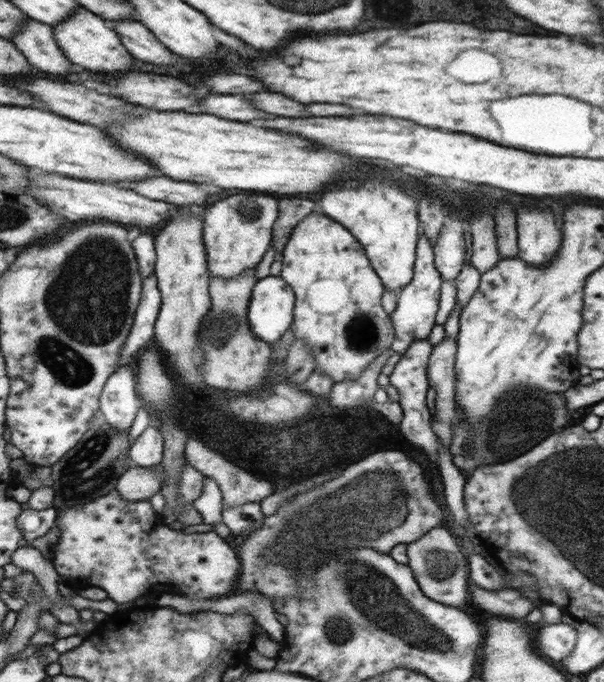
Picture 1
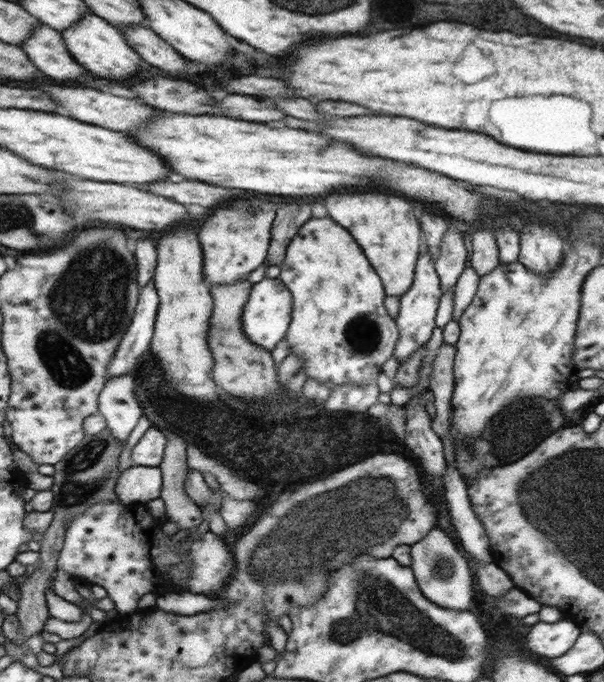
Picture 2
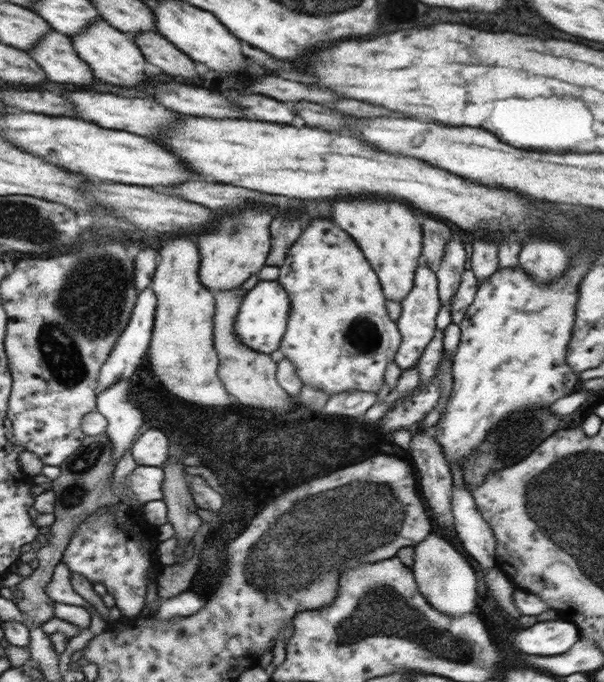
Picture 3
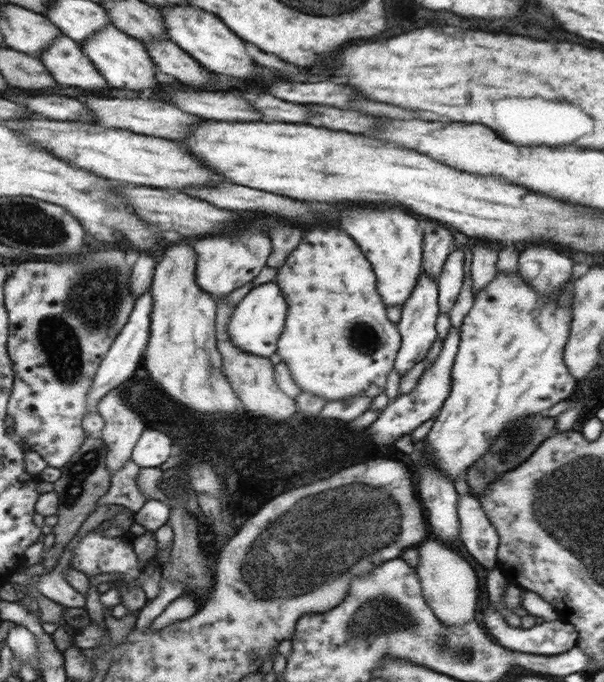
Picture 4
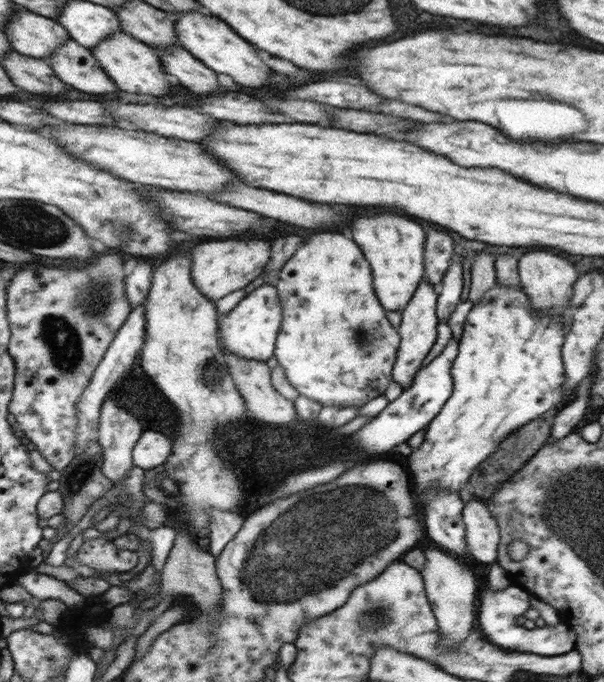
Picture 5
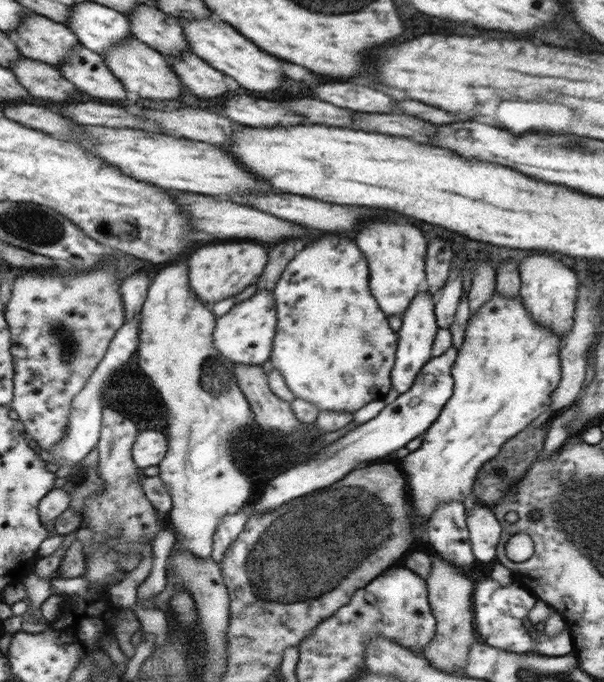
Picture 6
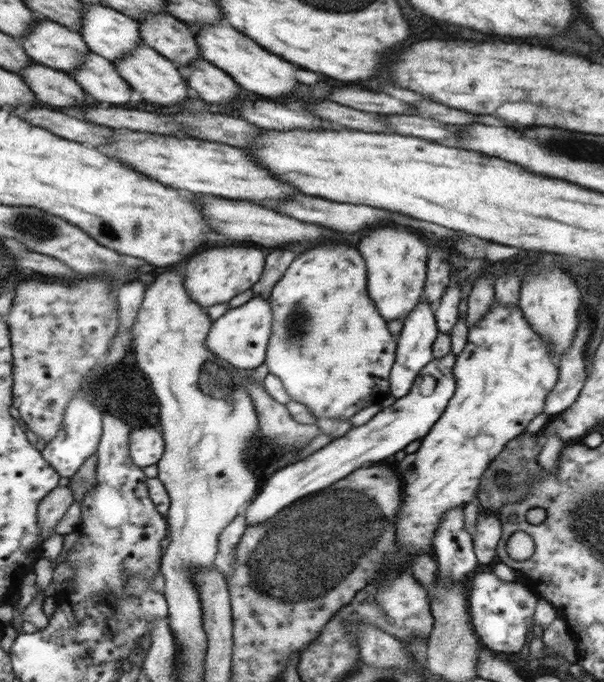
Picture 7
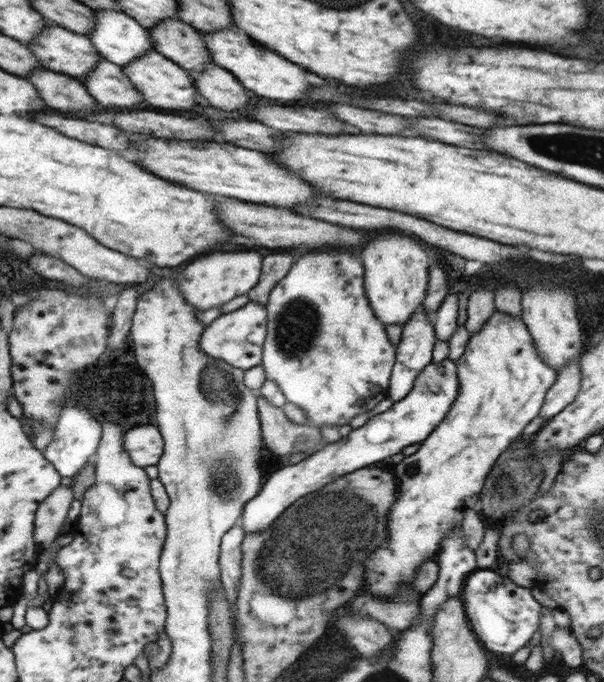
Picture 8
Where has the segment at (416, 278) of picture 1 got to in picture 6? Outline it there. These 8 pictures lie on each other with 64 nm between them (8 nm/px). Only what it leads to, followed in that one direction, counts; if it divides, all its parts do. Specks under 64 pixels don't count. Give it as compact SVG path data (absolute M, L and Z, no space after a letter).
M420 291L408 308L402 314L402 324L399 330L399 345L397 346L395 364L391 370L391 378L394 390L404 394L416 380L420 369L432 358L430 350L434 344L439 327L435 315L435 297L428 291Z

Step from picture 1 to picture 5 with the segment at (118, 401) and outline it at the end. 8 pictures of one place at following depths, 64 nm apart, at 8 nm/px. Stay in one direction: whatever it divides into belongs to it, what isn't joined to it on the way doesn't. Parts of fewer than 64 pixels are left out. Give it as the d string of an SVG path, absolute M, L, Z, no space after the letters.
M108 397L103 399L97 440L102 447L102 472L106 478L113 482L113 485L120 482L127 475L127 472L135 466L133 463L133 448L143 431L144 428L142 428L141 422L138 422L133 414L119 407L114 400L110 400Z

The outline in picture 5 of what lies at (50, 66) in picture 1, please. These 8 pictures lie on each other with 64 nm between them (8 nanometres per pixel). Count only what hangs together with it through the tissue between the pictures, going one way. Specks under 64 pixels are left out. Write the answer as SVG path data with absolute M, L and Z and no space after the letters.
M68 39L49 56L48 63L56 76L76 90L88 94L114 94L118 88L98 64L91 49Z

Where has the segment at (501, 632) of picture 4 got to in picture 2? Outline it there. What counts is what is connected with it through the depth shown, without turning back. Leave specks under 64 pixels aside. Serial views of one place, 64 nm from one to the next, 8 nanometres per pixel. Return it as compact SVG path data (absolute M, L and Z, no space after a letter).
M562 619L554 624L537 623L532 626L530 634L524 638L526 650L546 656L546 658L558 658L566 654L574 646L579 638L581 630L572 621Z

